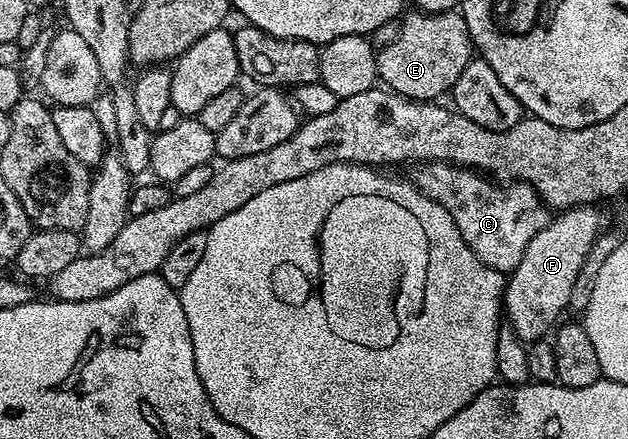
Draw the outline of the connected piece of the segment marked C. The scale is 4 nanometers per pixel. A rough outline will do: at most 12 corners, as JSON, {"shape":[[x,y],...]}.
{"shape":[[443,160],[412,183],[492,270],[514,271],[552,219],[528,184]]}

